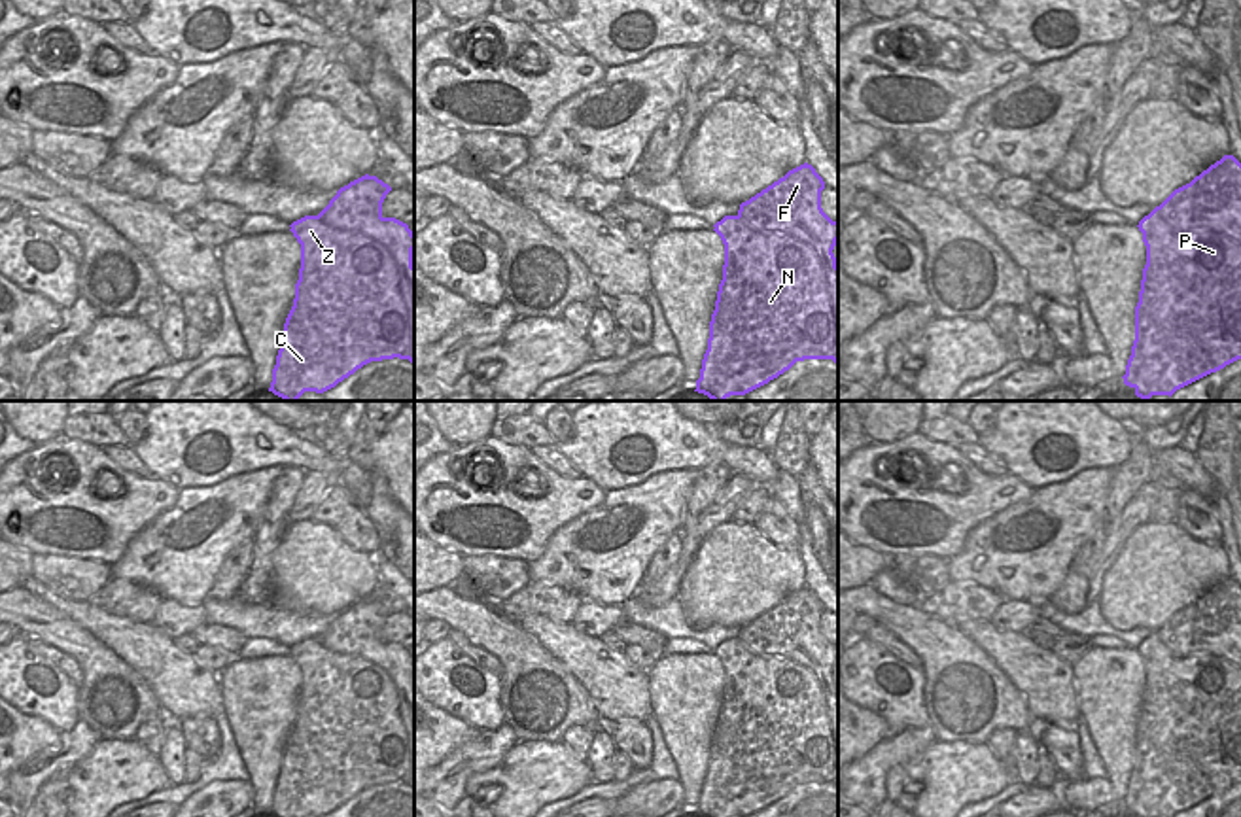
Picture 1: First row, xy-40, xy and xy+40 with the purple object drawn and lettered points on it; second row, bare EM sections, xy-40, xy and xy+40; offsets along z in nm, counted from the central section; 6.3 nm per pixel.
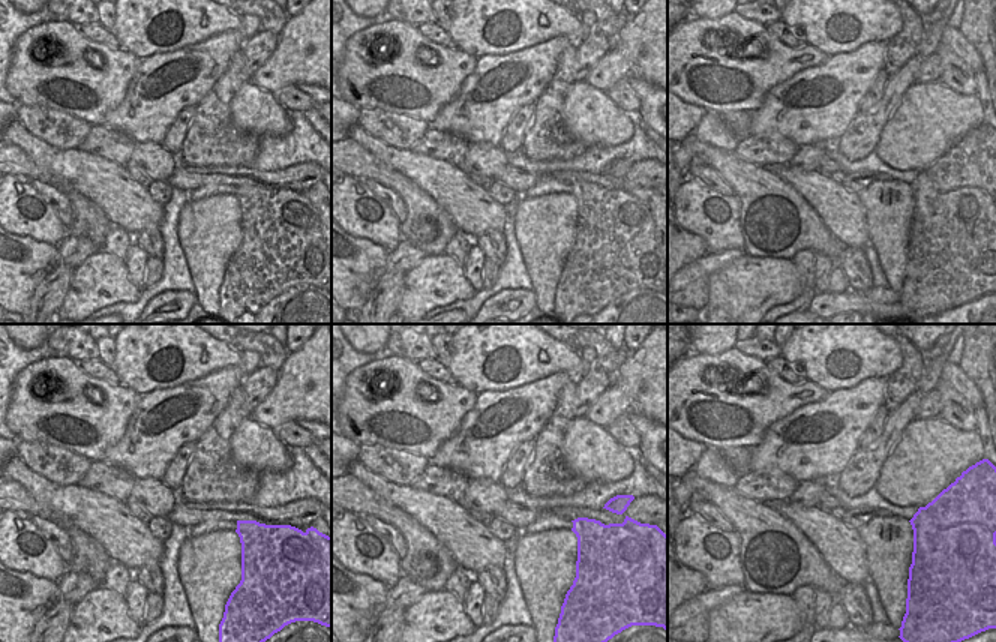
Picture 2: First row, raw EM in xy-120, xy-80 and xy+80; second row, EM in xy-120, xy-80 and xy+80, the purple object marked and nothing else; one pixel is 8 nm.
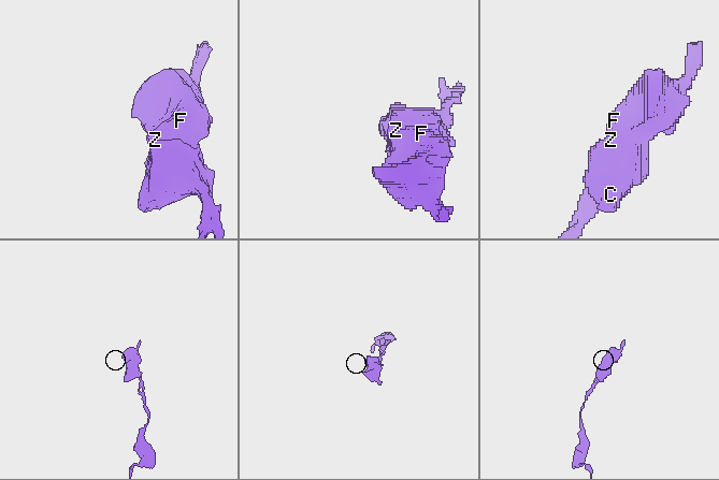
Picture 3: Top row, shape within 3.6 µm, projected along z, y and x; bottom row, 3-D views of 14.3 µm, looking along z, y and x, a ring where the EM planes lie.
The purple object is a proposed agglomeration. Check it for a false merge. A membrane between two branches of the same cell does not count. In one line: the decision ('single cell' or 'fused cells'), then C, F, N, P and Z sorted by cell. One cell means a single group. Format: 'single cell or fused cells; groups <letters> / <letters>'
single cell; groups C F N P Z

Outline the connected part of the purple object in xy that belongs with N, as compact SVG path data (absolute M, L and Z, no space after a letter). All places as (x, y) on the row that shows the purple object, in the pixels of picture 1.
M804 163L713 225L725 244L725 265L694 391L725 401L768 384L796 361L832 359L838 365L838 265L832 253L838 221L821 208L823 189L823 178Z

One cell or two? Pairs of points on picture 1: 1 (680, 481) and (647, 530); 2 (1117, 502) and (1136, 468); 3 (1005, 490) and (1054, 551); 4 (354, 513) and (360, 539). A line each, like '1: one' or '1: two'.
1: one
2: one
3: two
4: one

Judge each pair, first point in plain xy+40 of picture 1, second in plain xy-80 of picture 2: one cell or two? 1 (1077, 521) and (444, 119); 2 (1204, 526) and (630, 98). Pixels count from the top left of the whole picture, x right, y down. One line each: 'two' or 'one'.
1: one
2: one

